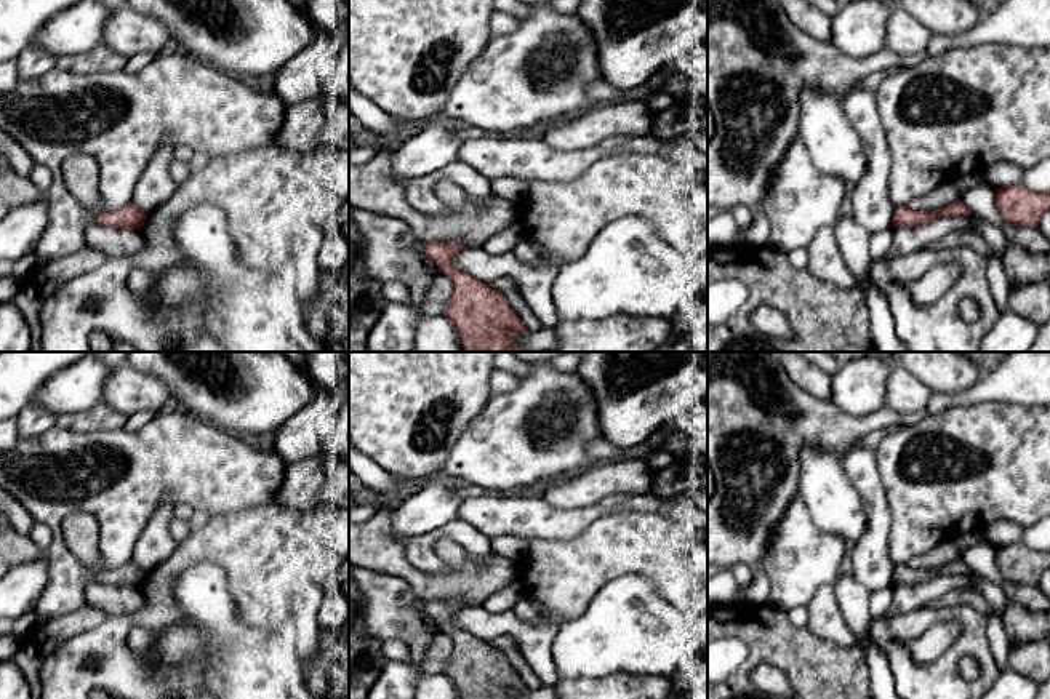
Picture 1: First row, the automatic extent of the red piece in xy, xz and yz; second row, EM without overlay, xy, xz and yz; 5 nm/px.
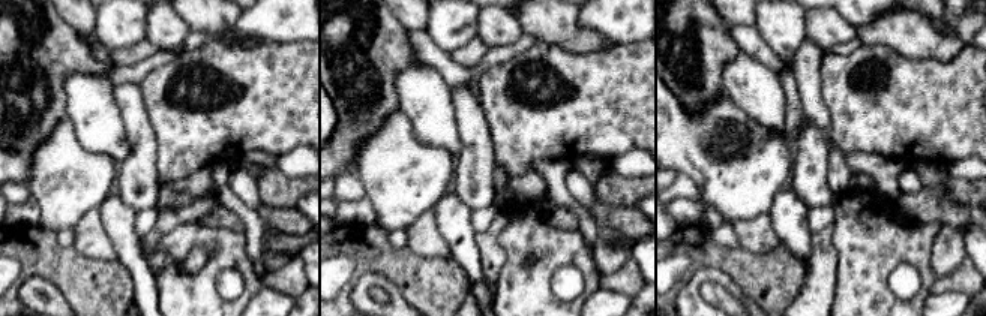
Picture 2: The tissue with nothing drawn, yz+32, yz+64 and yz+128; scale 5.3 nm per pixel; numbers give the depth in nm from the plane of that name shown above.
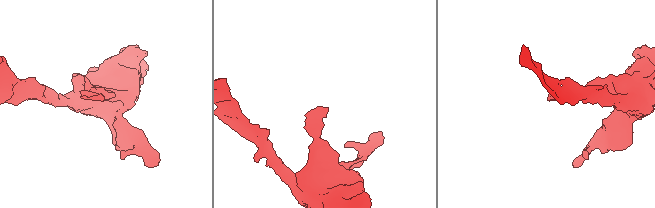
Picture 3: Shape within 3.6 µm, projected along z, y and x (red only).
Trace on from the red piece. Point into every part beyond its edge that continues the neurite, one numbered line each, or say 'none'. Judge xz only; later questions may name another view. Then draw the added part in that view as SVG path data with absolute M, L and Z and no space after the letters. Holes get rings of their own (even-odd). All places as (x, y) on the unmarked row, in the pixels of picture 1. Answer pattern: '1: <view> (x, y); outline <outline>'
none

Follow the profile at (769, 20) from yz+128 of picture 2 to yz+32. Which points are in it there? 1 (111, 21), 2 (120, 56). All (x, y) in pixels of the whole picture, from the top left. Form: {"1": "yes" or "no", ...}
{"1": "yes", "2": "no"}

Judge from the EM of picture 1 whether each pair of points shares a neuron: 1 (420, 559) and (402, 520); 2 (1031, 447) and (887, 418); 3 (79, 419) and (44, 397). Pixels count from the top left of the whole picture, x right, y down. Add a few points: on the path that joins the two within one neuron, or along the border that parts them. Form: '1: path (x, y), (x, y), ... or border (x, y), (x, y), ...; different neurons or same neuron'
1: border (445, 523), (415, 535), (404, 544); different neurons
2: border (927, 415), (901, 427); different neurons
3: border (103, 402), (79, 411), (66, 411), (60, 416); different neurons

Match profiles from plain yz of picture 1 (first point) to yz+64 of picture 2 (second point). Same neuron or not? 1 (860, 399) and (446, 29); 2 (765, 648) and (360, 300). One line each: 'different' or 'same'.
1: same
2: different

